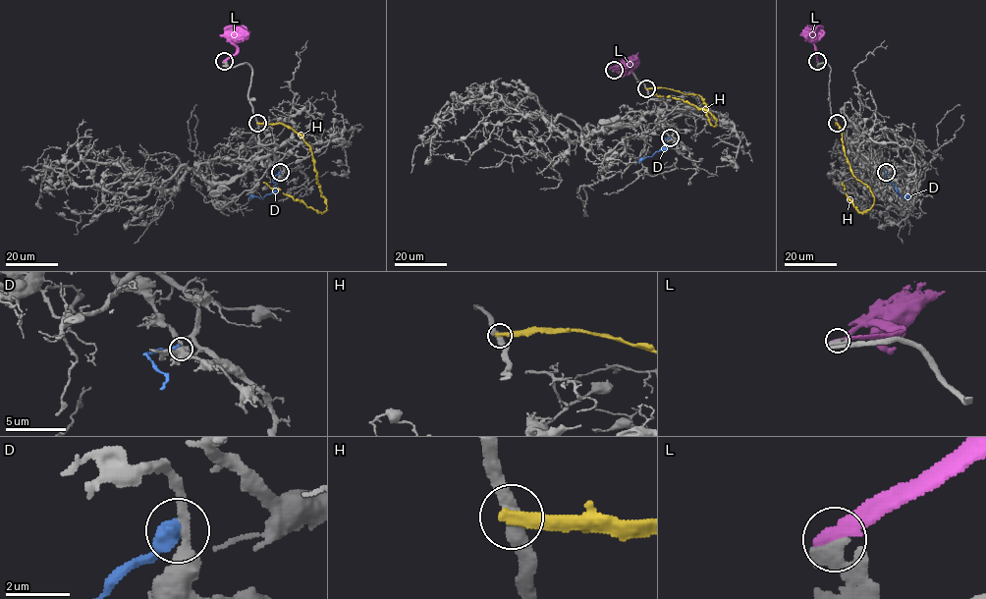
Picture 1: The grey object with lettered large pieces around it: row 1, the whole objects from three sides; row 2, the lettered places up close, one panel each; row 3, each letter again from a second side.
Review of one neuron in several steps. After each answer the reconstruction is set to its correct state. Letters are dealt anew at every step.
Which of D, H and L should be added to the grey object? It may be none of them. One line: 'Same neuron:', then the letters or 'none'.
Same neuron: L

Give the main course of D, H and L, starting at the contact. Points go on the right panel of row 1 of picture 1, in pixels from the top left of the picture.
D: (886, 172), (887, 180), (898, 193), (903, 198), (910, 195)
H: (837, 123), (849, 171), (869, 188), (872, 206), (859, 212), (847, 196), (843, 182)
L: (817, 61), (814, 30), (812, 36)

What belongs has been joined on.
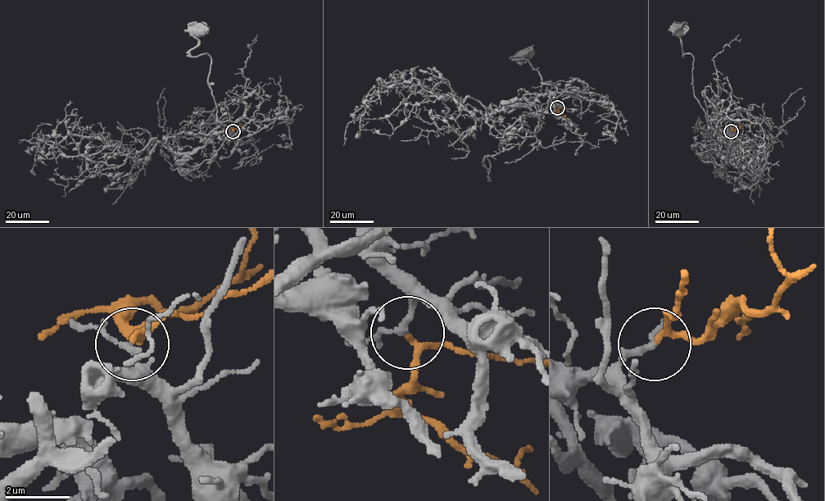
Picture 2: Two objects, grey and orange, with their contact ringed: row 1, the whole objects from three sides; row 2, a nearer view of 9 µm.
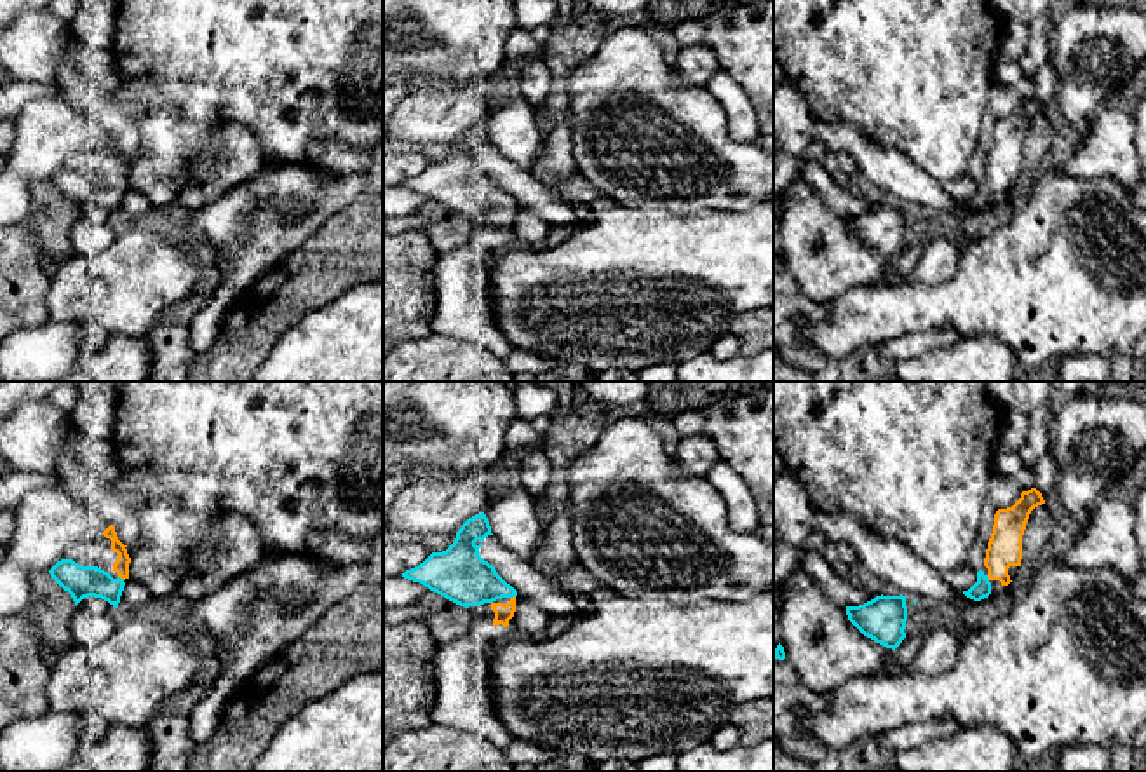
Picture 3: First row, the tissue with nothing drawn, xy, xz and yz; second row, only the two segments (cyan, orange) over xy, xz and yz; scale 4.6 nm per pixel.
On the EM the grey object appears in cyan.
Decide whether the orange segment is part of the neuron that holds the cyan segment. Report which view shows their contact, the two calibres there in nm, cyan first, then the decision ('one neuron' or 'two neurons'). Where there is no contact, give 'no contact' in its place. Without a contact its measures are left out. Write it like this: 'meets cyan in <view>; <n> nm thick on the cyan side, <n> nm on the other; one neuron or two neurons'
meets cyan in xy; 150 nm thick on the cyan side, 70 nm on the other; one neuron

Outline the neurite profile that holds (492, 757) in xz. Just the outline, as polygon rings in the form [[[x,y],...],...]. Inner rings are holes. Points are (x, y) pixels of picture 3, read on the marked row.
[[[442,725],[402,732],[383,746],[383,772],[514,772],[503,749]]]

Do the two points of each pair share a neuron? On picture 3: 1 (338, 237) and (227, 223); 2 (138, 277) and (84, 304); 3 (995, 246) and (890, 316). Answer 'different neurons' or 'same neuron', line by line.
1: different neurons
2: same neuron
3: same neuron

